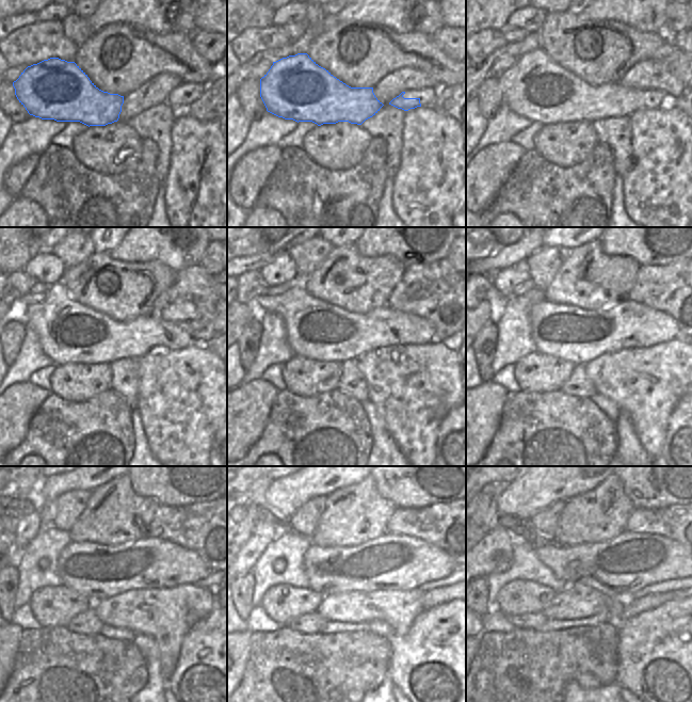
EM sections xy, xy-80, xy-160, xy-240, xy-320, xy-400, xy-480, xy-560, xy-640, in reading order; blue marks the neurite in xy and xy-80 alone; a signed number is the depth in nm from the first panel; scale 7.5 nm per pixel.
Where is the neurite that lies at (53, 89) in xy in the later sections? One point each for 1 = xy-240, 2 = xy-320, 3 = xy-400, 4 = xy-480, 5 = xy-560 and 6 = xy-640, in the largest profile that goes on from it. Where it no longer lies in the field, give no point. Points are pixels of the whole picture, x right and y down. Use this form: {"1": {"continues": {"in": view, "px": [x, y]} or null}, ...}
{"1": {"continues": {"in": "xy-240", "px": [68, 332]}}, "2": {"continues": {"in": "xy-320", "px": [316, 330]}}, "3": {"continues": {"in": "xy-400", "px": [567, 332]}}, "4": {"continues": {"in": "xy-480", "px": [97, 571]}}, "5": {"continues": {"in": "xy-560", "px": [391, 562]}}, "6": {"continues": {"in": "xy-640", "px": [624, 564]}}}

